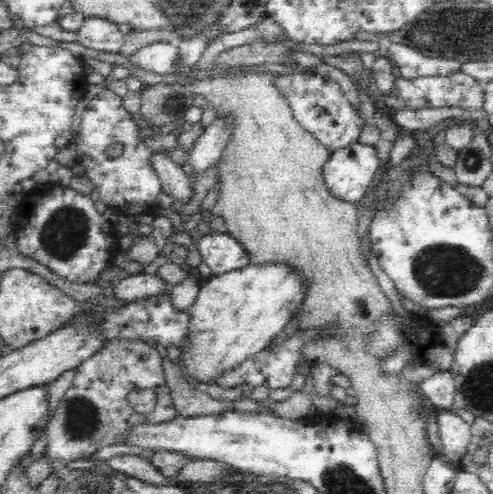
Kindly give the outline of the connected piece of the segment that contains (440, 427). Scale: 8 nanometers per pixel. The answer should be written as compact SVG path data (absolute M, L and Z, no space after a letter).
M433 408L433 414L436 430L448 453L447 456L458 461L458 456L464 452L464 448L473 436L470 422L461 418L454 408Z

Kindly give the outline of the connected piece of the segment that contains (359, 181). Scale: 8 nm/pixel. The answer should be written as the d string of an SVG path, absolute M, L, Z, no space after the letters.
M358 142L338 150L323 166L325 185L338 200L356 203L372 182L377 164L374 146Z

